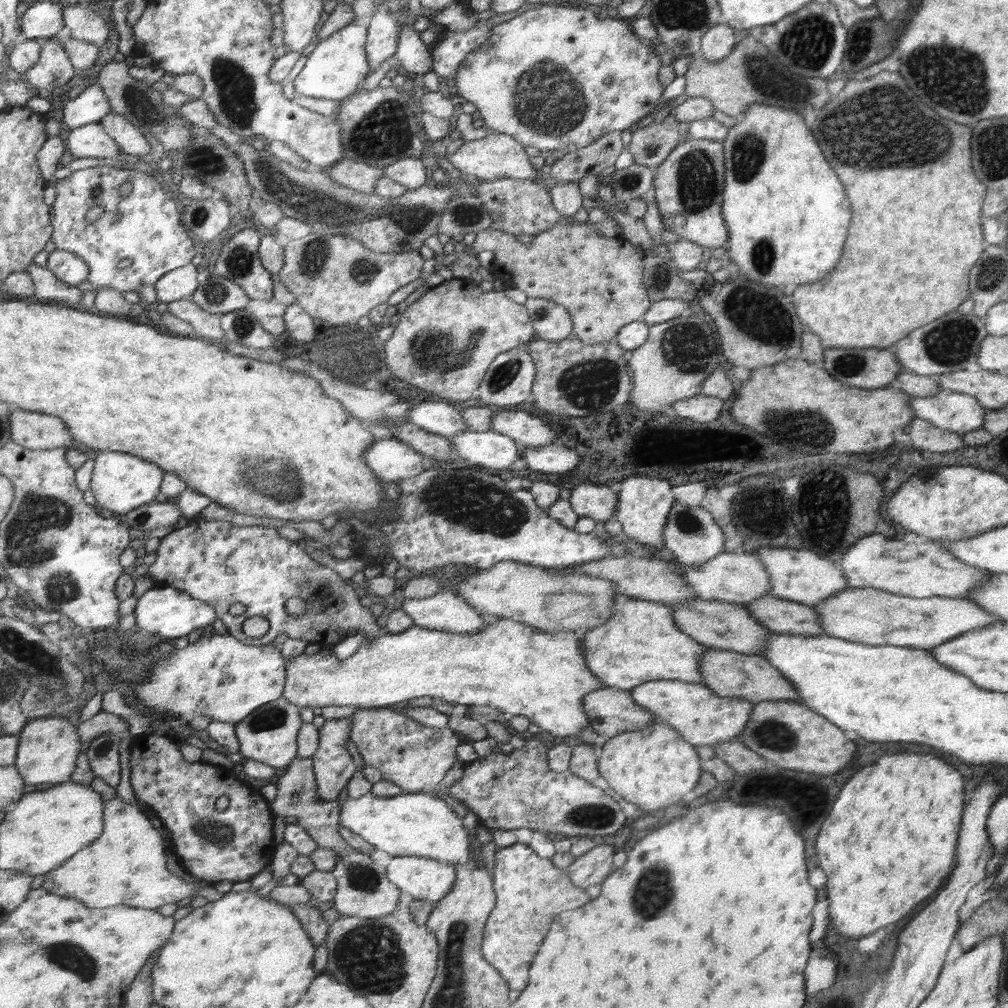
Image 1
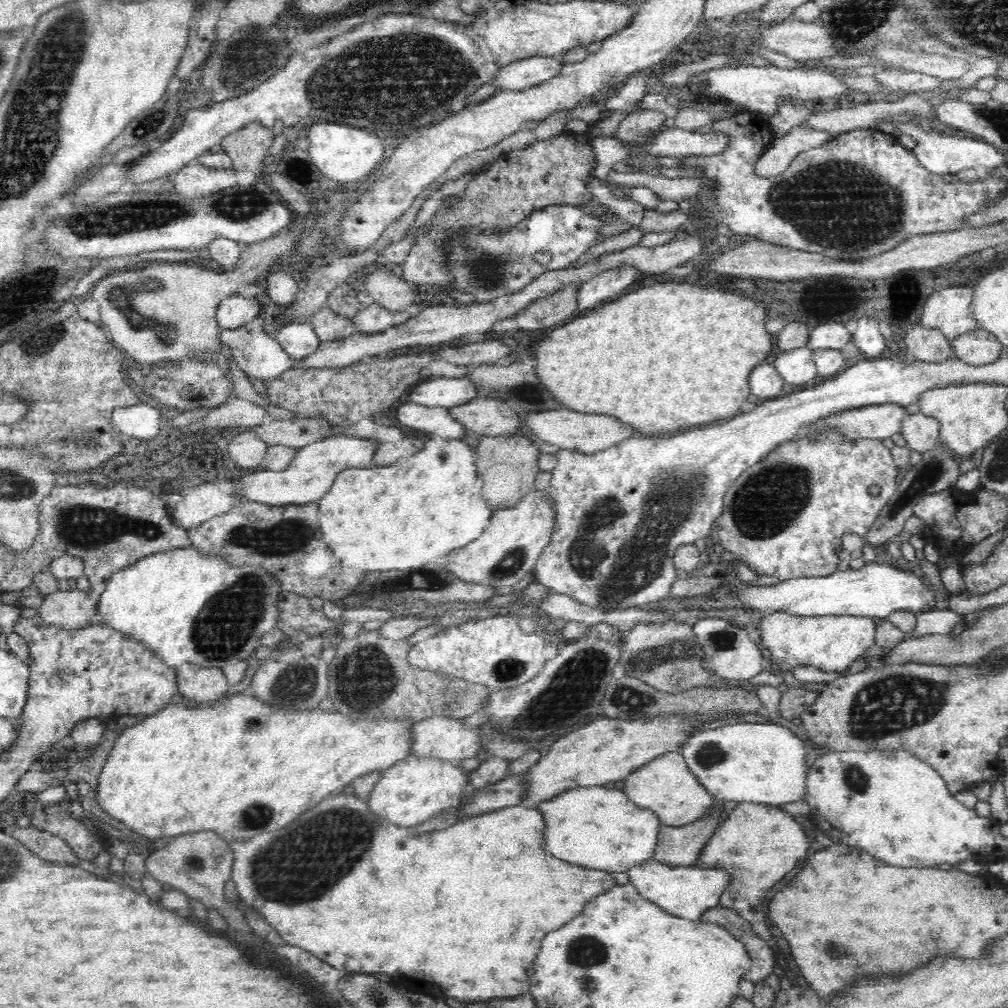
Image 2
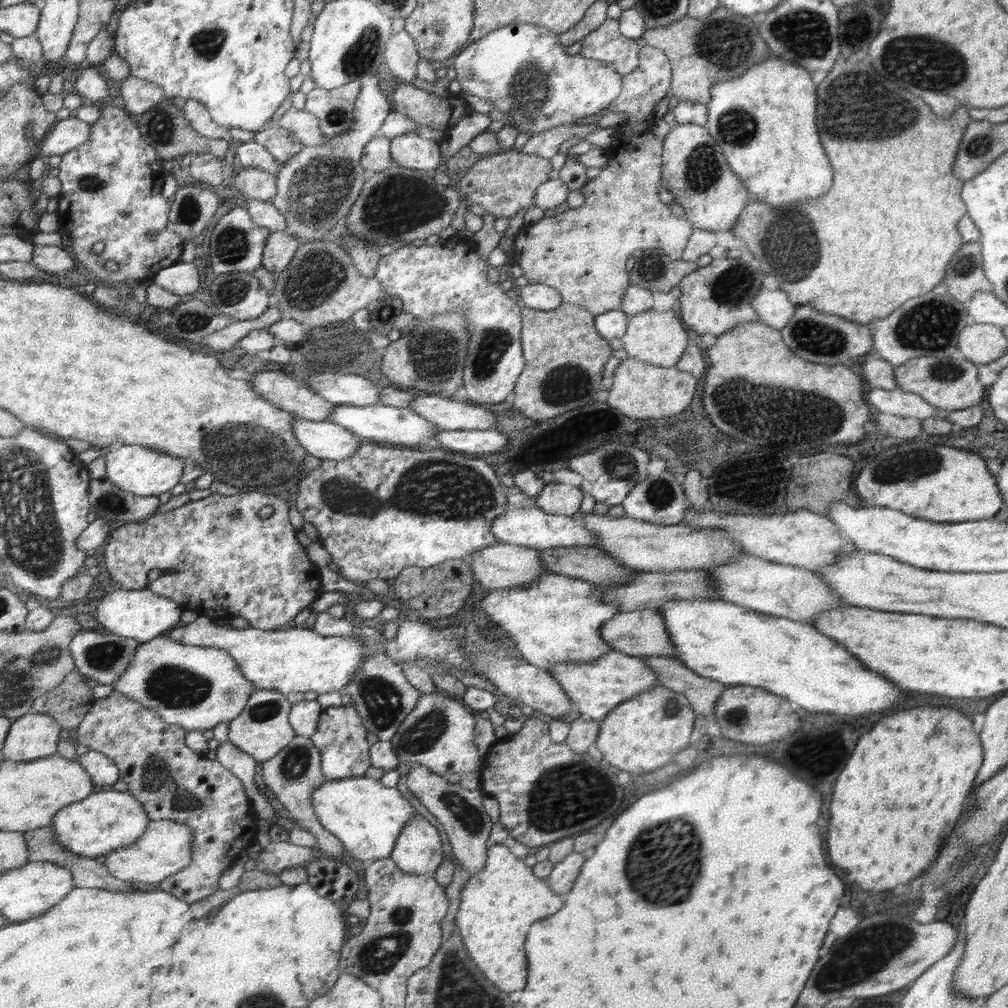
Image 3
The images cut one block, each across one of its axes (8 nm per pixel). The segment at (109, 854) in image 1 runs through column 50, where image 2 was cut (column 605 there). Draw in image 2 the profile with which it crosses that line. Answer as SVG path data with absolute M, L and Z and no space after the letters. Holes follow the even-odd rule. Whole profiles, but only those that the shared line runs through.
M339 791L325 796L314 808L299 814L291 823L275 831L258 836L232 836L228 841L232 851L233 864L231 880L236 885L241 903L259 912L265 922L272 926L282 940L298 944L314 956L328 962L332 968L346 972L378 976L396 976L410 978L414 982L436 984L426 988L439 996L458 998L459 1001L478 1002L493 998L516 998L529 991L528 972L538 946L552 928L560 928L564 920L570 920L580 912L580 904L587 904L592 897L604 893L615 885L610 873L576 868L572 864L560 864L560 860L548 860L548 855L540 850L541 818L536 809L527 809L522 805L498 808L476 816L464 817L446 829L430 832L410 833L409 828L392 824L384 820L371 809L371 805L357 794L343 794Z

